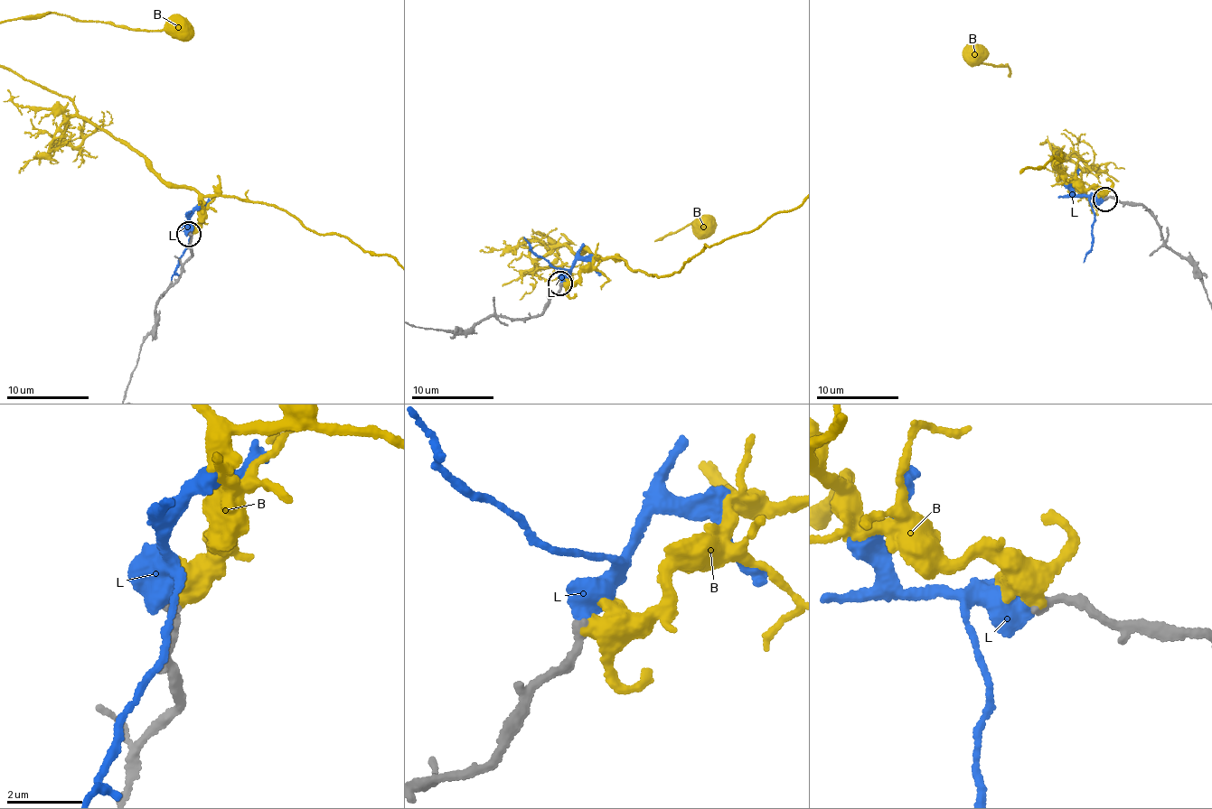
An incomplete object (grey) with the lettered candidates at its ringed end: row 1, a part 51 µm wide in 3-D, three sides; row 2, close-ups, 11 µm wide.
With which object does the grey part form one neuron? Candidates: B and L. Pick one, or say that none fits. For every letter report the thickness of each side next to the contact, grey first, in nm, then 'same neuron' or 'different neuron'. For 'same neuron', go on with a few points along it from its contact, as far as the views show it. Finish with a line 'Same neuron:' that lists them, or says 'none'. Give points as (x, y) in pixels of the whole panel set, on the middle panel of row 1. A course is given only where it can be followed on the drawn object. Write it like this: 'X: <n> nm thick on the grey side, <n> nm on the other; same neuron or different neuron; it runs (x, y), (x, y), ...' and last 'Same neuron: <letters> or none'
B: 280 nm thick on the grey side, 440 nm on the other; different neuron
L: 240 nm thick on the grey side, 600 nm on the other; same neuron; it runs (560, 283), (568, 271), (556, 267), (530, 248), (523, 237)
Same neuron: L

